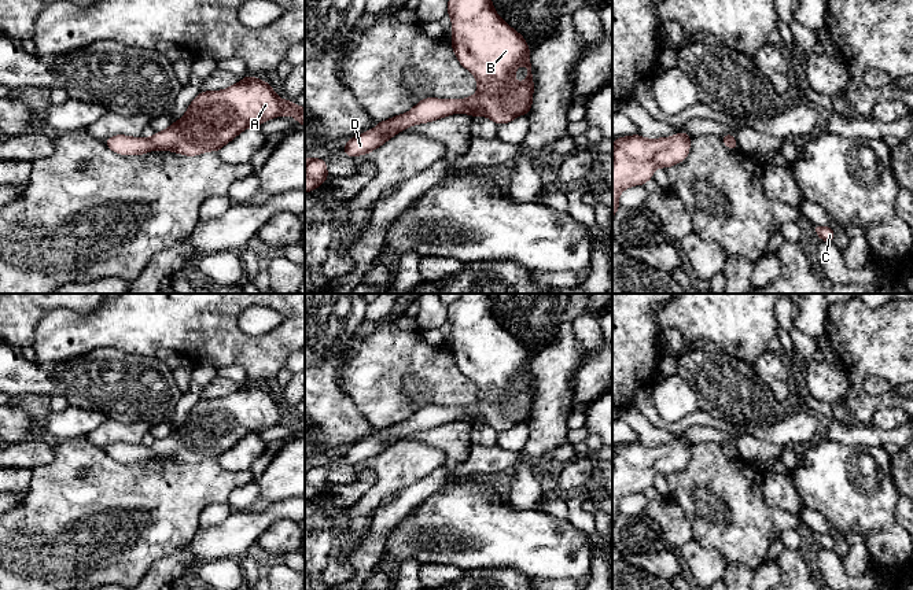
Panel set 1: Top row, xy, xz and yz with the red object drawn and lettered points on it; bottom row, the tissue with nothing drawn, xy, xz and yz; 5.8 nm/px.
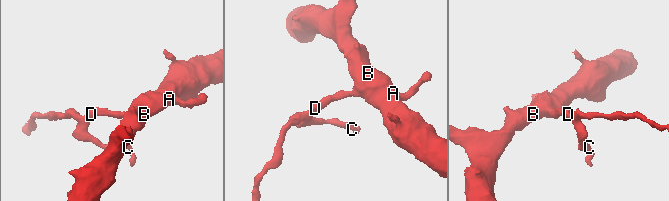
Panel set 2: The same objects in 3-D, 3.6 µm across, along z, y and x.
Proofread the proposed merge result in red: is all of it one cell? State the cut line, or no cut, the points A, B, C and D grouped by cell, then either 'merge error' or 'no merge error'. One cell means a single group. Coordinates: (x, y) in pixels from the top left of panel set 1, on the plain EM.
cut none; groups A B C D; no merge error

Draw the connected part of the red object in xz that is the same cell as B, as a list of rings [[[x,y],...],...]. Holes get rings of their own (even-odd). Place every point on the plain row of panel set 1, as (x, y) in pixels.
[[[461,294],[461,296],[448,306],[448,322],[452,327],[453,342],[452,355],[463,375],[474,381],[478,388],[478,398],[474,403],[461,408],[426,405],[405,421],[395,423],[365,440],[350,446],[345,453],[345,462],[354,465],[365,462],[384,451],[402,436],[417,431],[427,431],[448,423],[463,420],[471,424],[483,423],[497,432],[508,431],[518,423],[527,423],[533,410],[533,372],[530,368],[529,351],[523,343],[515,339],[496,320],[487,294]],[[526,370],[527,386],[518,391],[513,388],[515,377]]]

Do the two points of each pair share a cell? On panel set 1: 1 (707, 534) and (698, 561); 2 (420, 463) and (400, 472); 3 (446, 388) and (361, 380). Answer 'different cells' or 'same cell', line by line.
1: different cells
2: same cell
3: same cell

